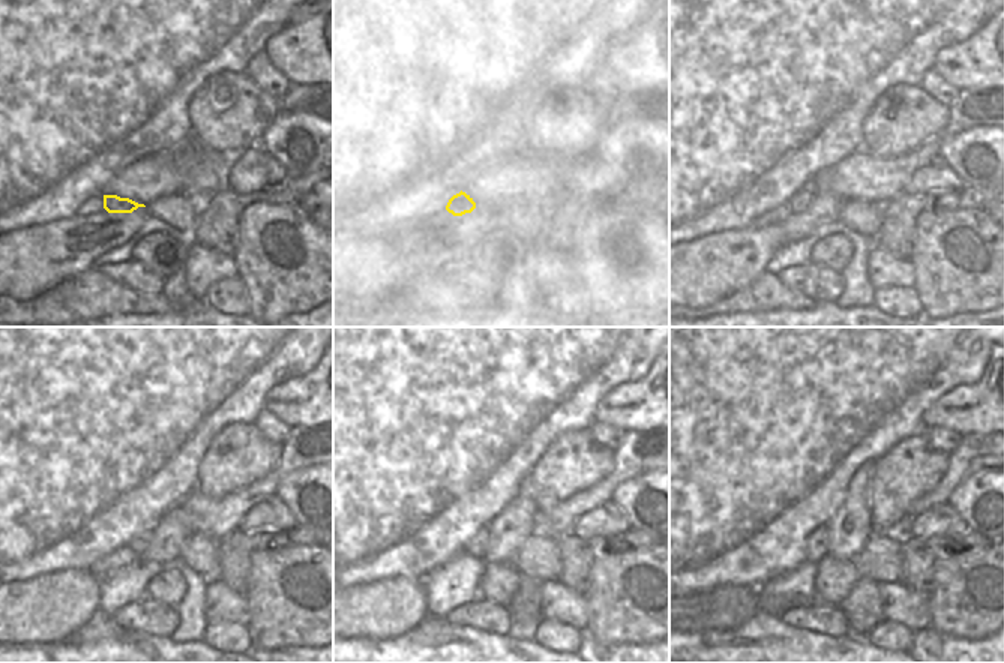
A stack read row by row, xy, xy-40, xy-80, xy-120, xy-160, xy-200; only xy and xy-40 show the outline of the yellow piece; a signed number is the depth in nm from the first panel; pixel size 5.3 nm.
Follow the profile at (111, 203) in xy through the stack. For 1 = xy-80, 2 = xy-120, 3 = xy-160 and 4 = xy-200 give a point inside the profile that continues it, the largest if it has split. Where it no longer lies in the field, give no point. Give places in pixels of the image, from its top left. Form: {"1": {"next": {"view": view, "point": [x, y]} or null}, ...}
{"1": {"next": {"view": "xy-80", "point": [802, 201]}}, "2": {"next": {"view": "xy-120", "point": [140, 543]}}, "3": {"next": {"view": "xy-160", "point": [476, 546]}}, "4": {"next": {"view": "xy-200", "point": [818, 543]}}}

